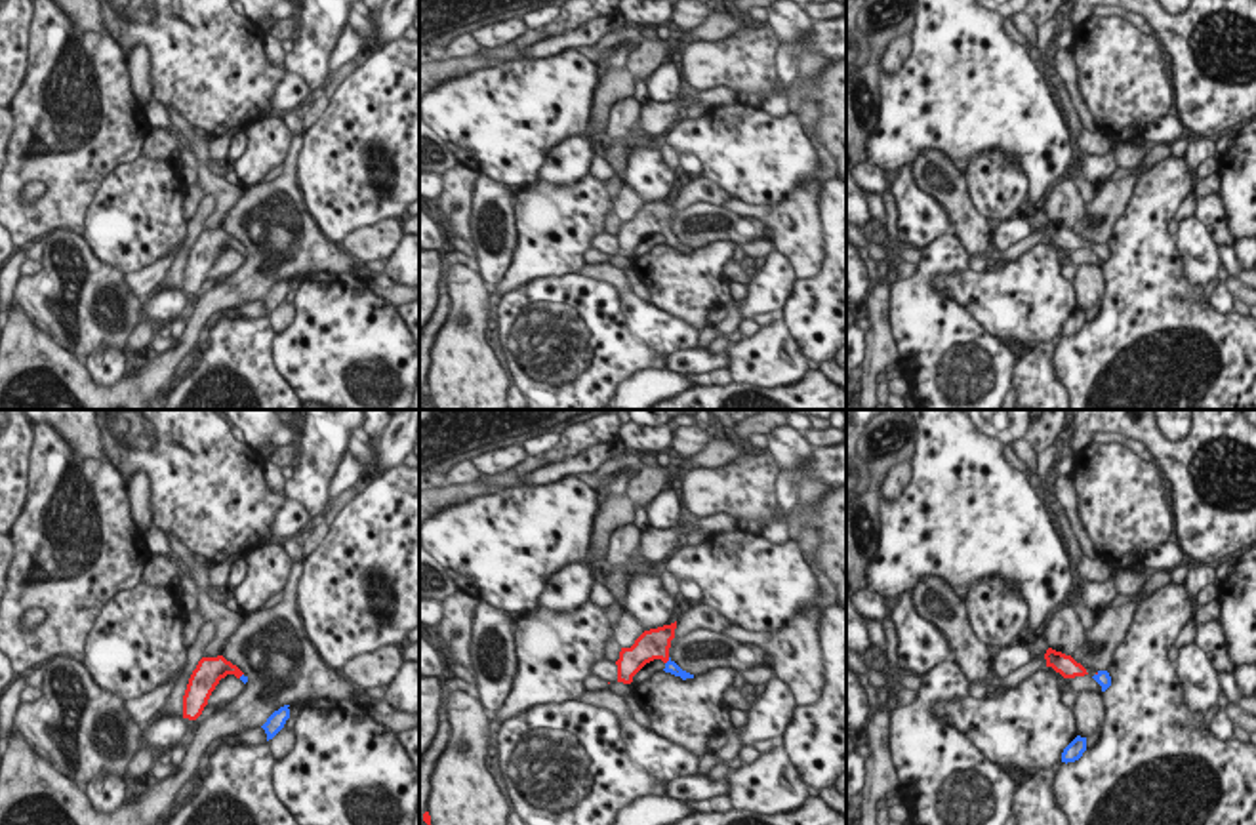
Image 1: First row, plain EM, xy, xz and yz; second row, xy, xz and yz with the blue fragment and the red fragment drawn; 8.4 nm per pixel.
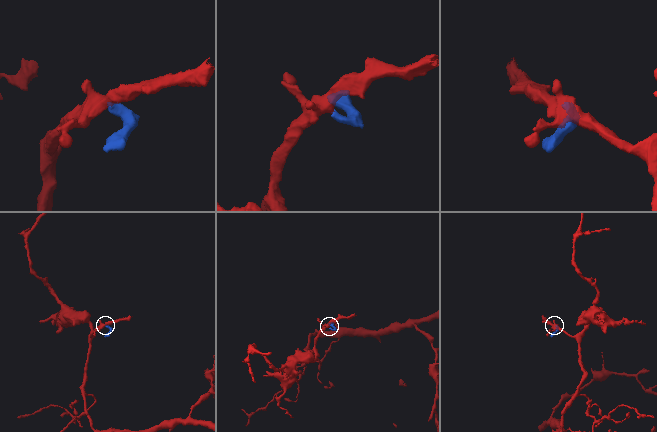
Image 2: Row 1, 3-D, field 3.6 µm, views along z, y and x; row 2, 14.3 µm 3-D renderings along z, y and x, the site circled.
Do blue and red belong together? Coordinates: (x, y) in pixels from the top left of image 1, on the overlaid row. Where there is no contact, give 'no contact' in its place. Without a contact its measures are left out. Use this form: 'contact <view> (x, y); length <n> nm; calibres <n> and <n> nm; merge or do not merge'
contact xz (668, 662); length 70 nm; calibres 100 and 260 nm; merge

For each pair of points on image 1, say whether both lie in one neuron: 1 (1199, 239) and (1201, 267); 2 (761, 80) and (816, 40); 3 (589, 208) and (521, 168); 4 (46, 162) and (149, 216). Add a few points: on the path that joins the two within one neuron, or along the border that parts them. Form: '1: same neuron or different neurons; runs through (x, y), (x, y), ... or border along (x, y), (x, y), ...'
1: same neuron; runs through (1199, 246), (1207, 260)
2: different neurons; border along (780, 46), (776, 52), (776, 77)
3: different neurons; border along (538, 180), (526, 185)
4: different neurons; border along (132, 160), (103, 183), (84, 233)

